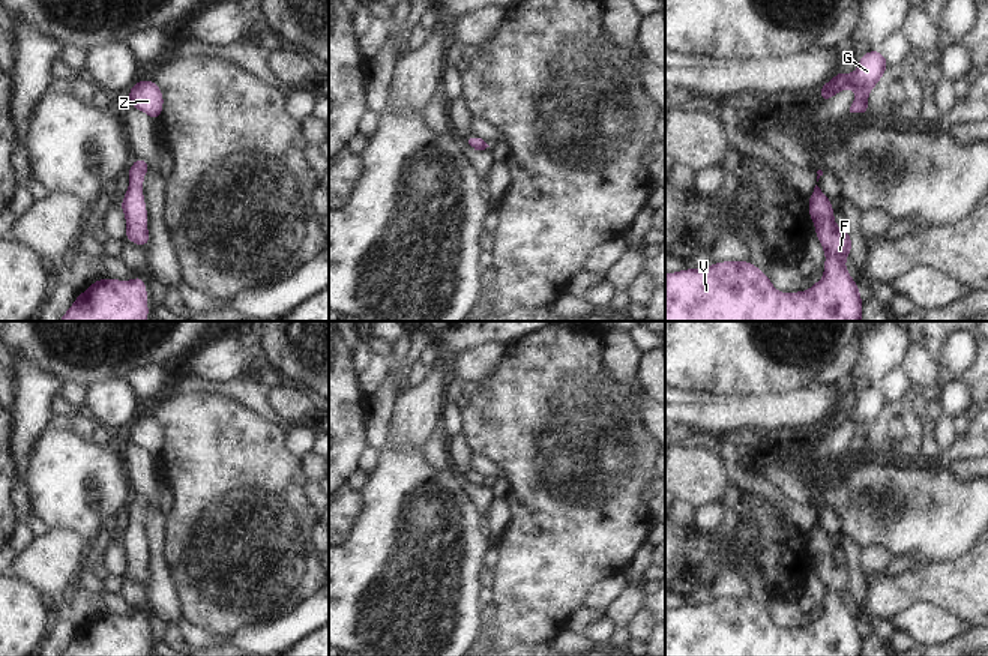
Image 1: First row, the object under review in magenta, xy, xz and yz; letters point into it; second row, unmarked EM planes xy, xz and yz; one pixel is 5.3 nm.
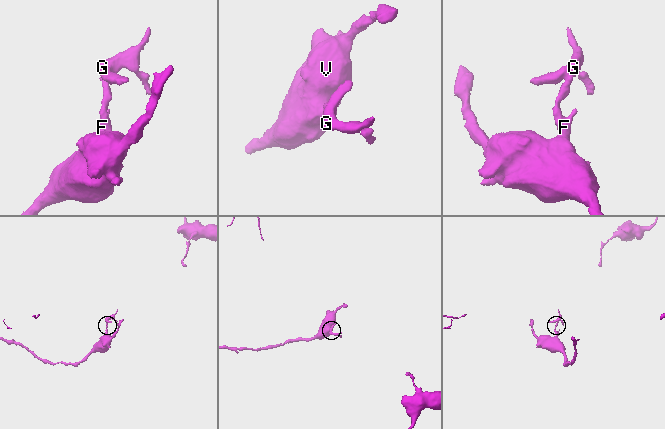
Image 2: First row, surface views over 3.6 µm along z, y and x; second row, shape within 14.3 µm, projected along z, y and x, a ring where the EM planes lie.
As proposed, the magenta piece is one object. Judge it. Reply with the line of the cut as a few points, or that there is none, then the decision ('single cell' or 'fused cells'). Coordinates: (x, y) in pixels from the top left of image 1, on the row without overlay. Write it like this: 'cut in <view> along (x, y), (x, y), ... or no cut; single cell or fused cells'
no cut; single cell

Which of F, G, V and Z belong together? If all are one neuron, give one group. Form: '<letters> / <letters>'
F G V Z

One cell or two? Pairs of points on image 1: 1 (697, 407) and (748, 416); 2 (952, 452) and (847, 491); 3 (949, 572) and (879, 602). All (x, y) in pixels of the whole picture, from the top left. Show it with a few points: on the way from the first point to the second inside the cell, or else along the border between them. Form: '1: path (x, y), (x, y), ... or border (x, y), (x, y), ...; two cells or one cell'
1: path (709, 413), (736, 413); one cell
2: border (945, 470), (930, 473); two cells
3: path (931, 584), (897, 592); one cell

